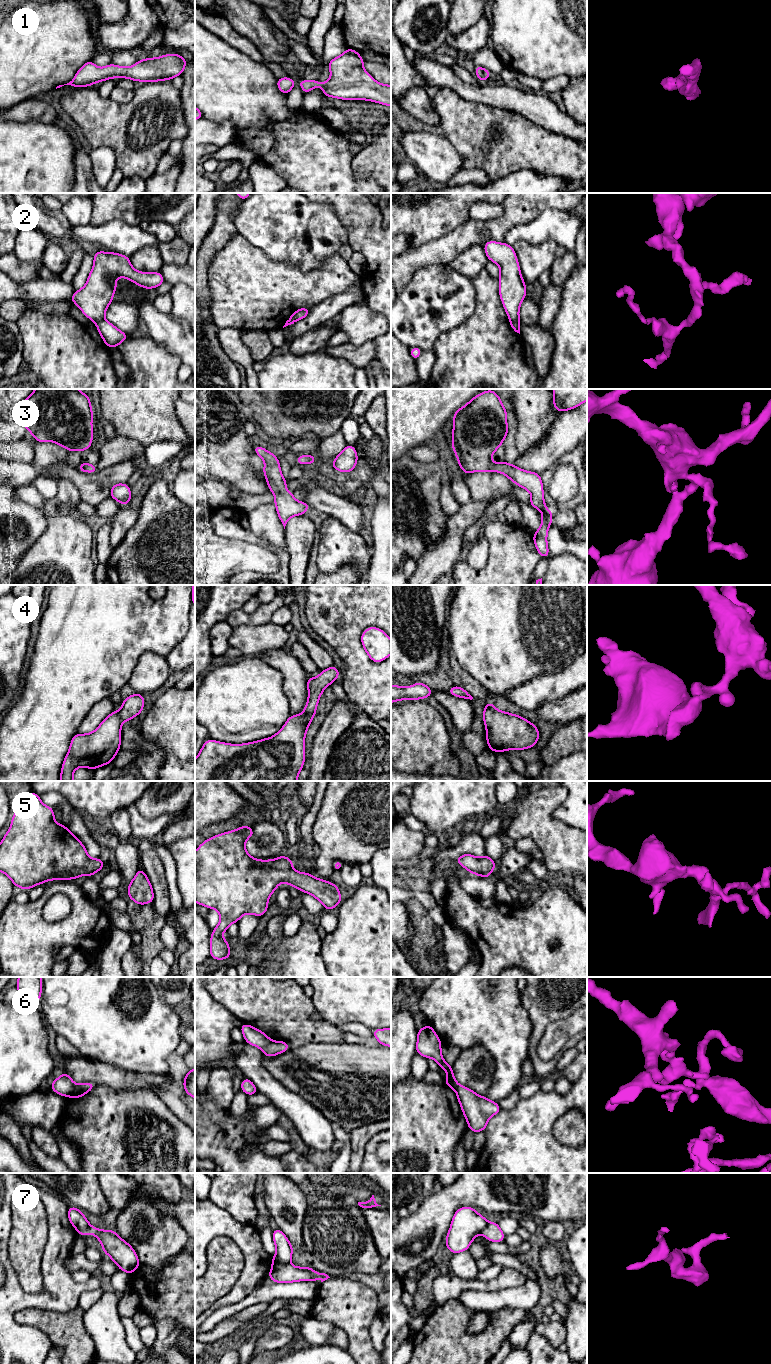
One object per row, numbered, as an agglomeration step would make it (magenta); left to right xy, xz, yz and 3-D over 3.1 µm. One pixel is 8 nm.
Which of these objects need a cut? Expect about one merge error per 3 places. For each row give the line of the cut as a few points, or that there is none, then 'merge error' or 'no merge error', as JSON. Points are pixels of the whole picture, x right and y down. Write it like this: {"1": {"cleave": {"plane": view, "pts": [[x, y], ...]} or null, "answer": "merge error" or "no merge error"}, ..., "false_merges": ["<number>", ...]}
{"1": {"cleave": null, "answer": "no merge error"}, "2": {"cleave": {"plane": "yz", "pts": [[510, 321], [519, 323]]}, "answer": "merge error"}, "3": {"cleave": null, "answer": "no merge error"}, "4": {"cleave": null, "answer": "no merge error"}, "5": {"cleave": null, "answer": "no merge error"}, "6": {"cleave": {"plane": "xy", "pts": [[76, 1085], [67, 1096]]}, "answer": "merge error"}, "7": {"cleave": {"plane": "xz", "pts": [[288, 1263], [271, 1269]]}, "answer": "merge error"}, "false_merges": ["2", "6", "7"]}

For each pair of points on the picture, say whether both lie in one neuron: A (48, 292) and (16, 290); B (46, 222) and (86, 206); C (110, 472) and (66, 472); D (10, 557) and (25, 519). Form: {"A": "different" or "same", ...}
{"A": "same", "B": "different", "C": "same", "D": "same"}

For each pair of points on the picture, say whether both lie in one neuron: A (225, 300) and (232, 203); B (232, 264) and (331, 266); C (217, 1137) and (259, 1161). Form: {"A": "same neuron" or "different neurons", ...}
{"A": "different neurons", "B": "same neuron", "C": "same neuron"}

